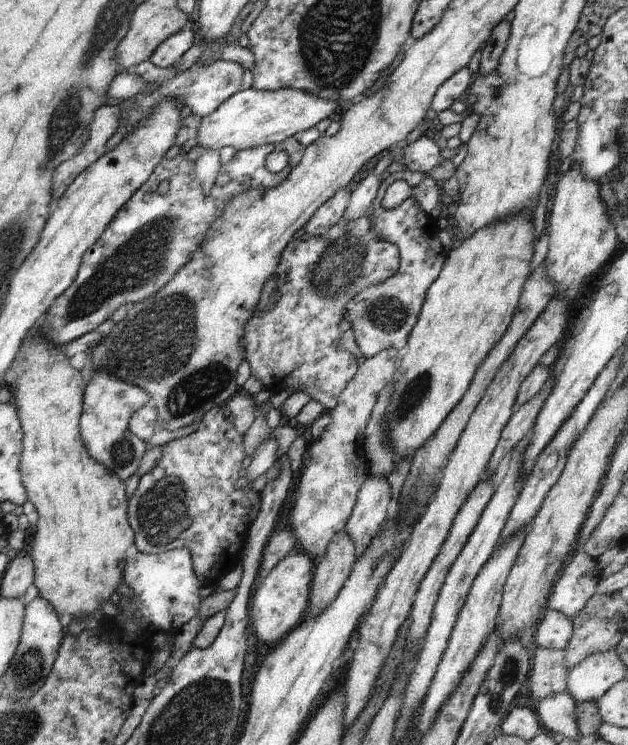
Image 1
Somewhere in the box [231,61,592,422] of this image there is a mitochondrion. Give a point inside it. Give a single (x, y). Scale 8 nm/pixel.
(339, 264)

